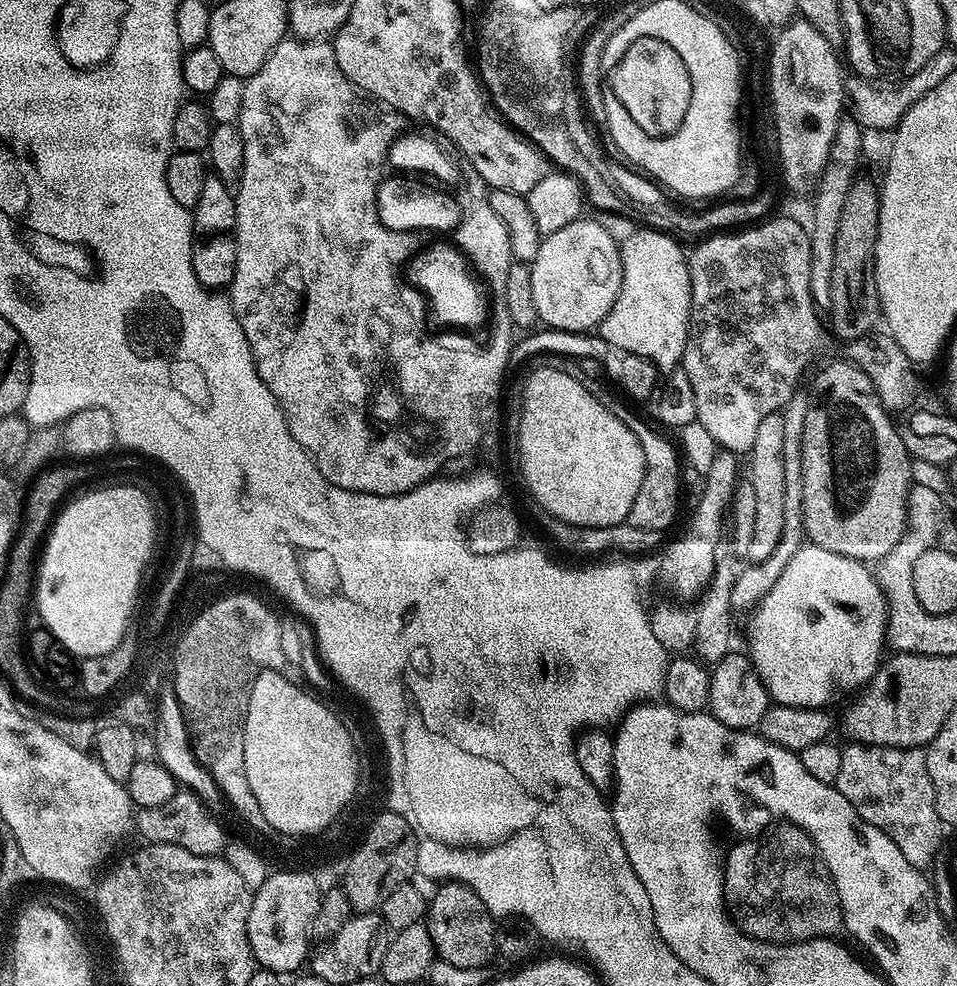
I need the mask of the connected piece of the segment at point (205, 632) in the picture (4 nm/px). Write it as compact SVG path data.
M231 599L224 600L224 603L216 604L215 608L211 611L205 612L204 616L200 617L199 623L195 624L192 632L189 632L187 639L184 642L184 647L180 648L182 656L179 660L180 664L177 665L177 672L180 672L182 677L177 677L177 685L181 686L183 696L181 703L184 704L185 715L190 720L191 732L188 734L189 740L192 741L192 752L196 755L196 761L210 774L210 778L214 778L214 782L220 787L221 797L229 804L246 823L252 828L265 827L264 815L258 806L258 798L254 798L254 790L250 790L250 778L246 778L246 762L244 761L244 723L246 722L246 714L250 706L250 694L252 687L257 678L260 677L261 672L271 670L273 672L287 673L290 667L290 661L281 647L281 633L280 633L281 617L275 611L265 611L260 607L255 600L250 599Z

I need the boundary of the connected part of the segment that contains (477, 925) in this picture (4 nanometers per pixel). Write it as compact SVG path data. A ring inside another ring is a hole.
M444 882L426 904L426 927L432 945L439 959L450 962L450 966L459 968L489 967L492 959L497 959L496 929L497 921L486 910L482 898L470 890L470 886L455 882Z

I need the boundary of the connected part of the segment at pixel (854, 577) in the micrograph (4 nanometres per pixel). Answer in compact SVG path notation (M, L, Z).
M811 542L790 558L786 570L778 574L778 582L760 599L750 619L746 652L771 699L786 706L828 708L831 700L863 688L886 652L888 604L873 569L865 561L822 550L822 546Z

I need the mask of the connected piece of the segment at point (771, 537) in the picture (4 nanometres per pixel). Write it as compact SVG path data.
M779 411L766 414L766 418L762 418L762 423L758 426L754 446L746 454L746 460L748 460L746 478L750 486L754 486L754 534L750 534L746 555L749 556L747 559L754 564L770 558L774 546L778 546L778 538L782 538L782 509L784 495L786 495L782 446L785 438L783 415Z

